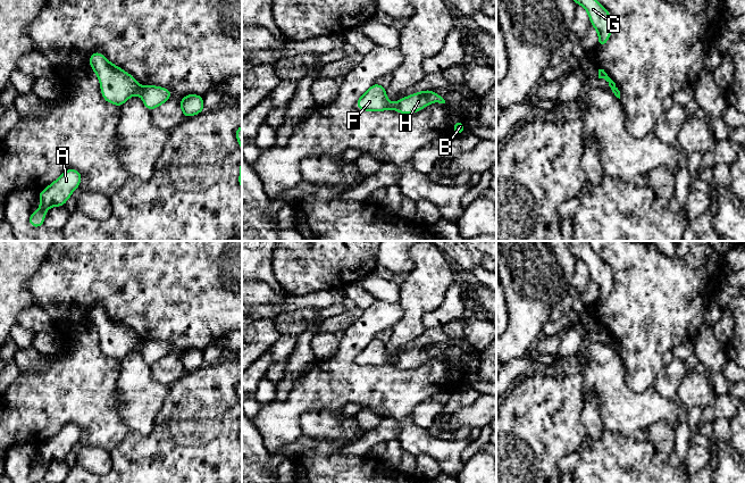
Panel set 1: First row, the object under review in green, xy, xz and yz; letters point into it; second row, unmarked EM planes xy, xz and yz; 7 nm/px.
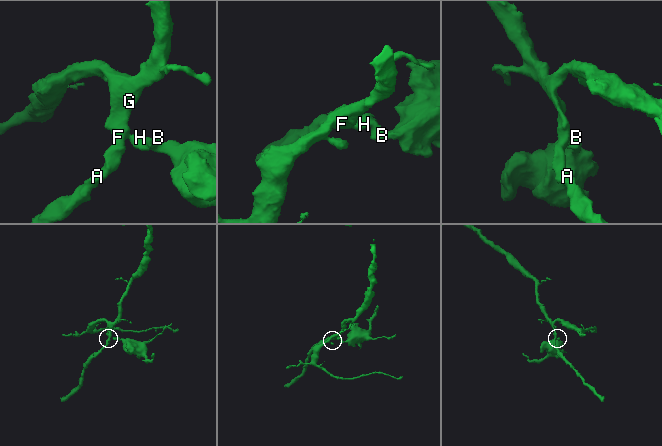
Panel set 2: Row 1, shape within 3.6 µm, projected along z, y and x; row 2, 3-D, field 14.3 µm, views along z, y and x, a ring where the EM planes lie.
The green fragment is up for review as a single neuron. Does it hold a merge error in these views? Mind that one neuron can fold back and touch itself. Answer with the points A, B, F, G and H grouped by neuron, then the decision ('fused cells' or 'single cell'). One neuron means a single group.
groups A F G / B H; fused cells

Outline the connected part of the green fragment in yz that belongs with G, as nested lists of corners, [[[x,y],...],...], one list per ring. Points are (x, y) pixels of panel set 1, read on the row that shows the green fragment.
[[[574,0],[576,5],[581,5],[589,17],[592,26],[598,33],[598,48],[605,47],[613,30],[611,14],[597,0]]]

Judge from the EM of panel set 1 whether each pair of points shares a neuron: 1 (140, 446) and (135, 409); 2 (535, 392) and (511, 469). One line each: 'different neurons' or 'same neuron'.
1: different neurons
2: same neuron

